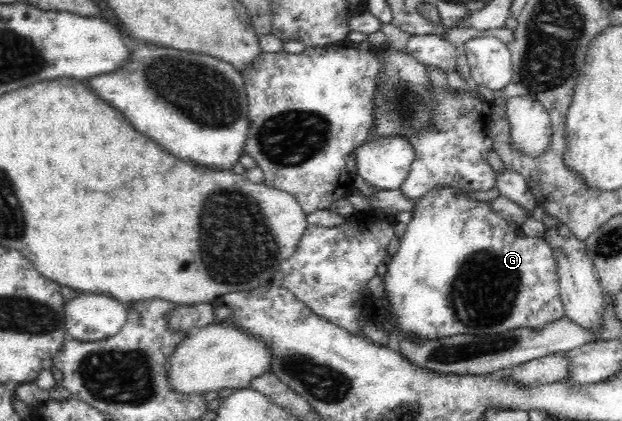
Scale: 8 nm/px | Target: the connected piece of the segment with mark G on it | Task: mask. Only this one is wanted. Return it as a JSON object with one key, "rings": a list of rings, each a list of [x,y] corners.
{"rings":[[[436,186],[432,188],[414,205],[412,212],[412,220],[408,223],[406,233],[400,239],[400,249],[391,257],[391,261],[387,265],[388,271],[383,277],[387,308],[389,313],[395,317],[396,331],[404,331],[409,337],[412,333],[424,340],[436,340],[458,335],[496,336],[505,333],[504,331],[510,331],[510,329],[518,329],[518,327],[540,329],[540,327],[564,317],[565,309],[558,287],[558,263],[552,247],[544,238],[534,240],[527,237],[520,231],[521,227],[518,224],[510,224],[498,213],[495,213],[491,203],[476,201],[466,193],[462,193],[457,187]]]}

